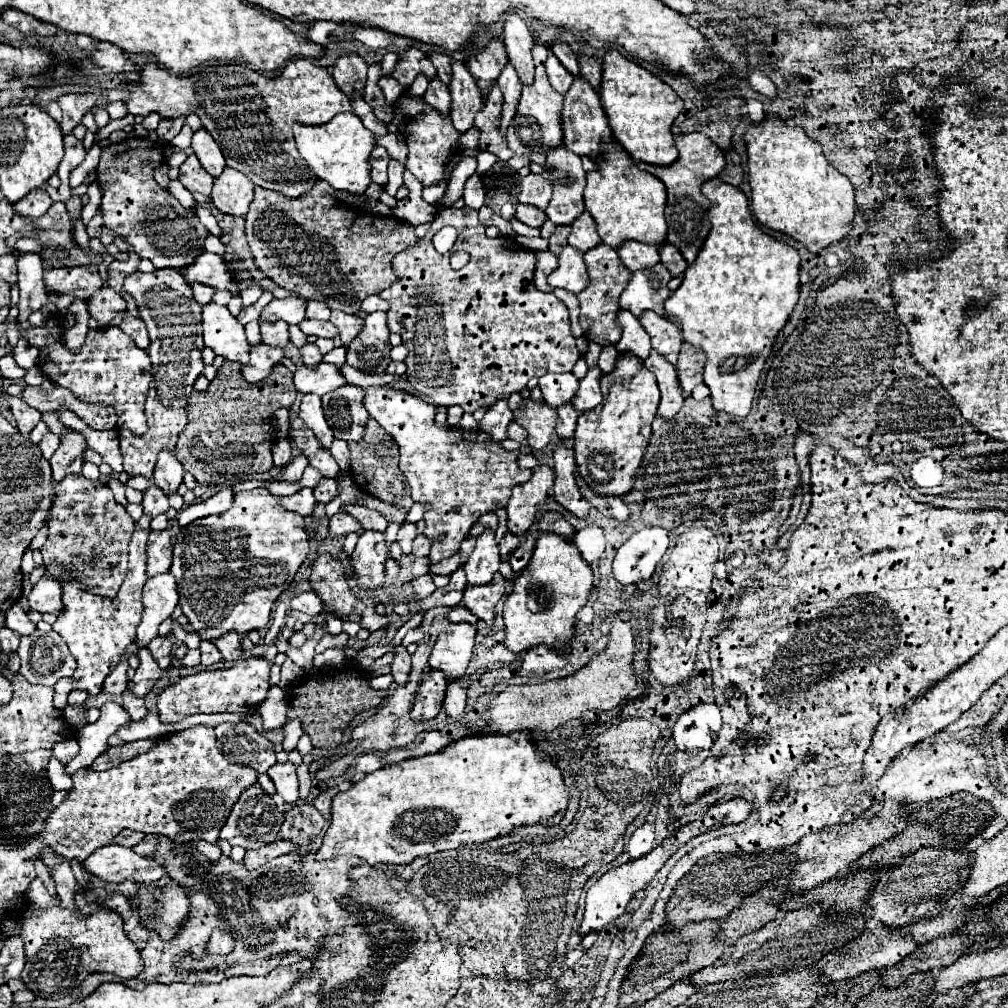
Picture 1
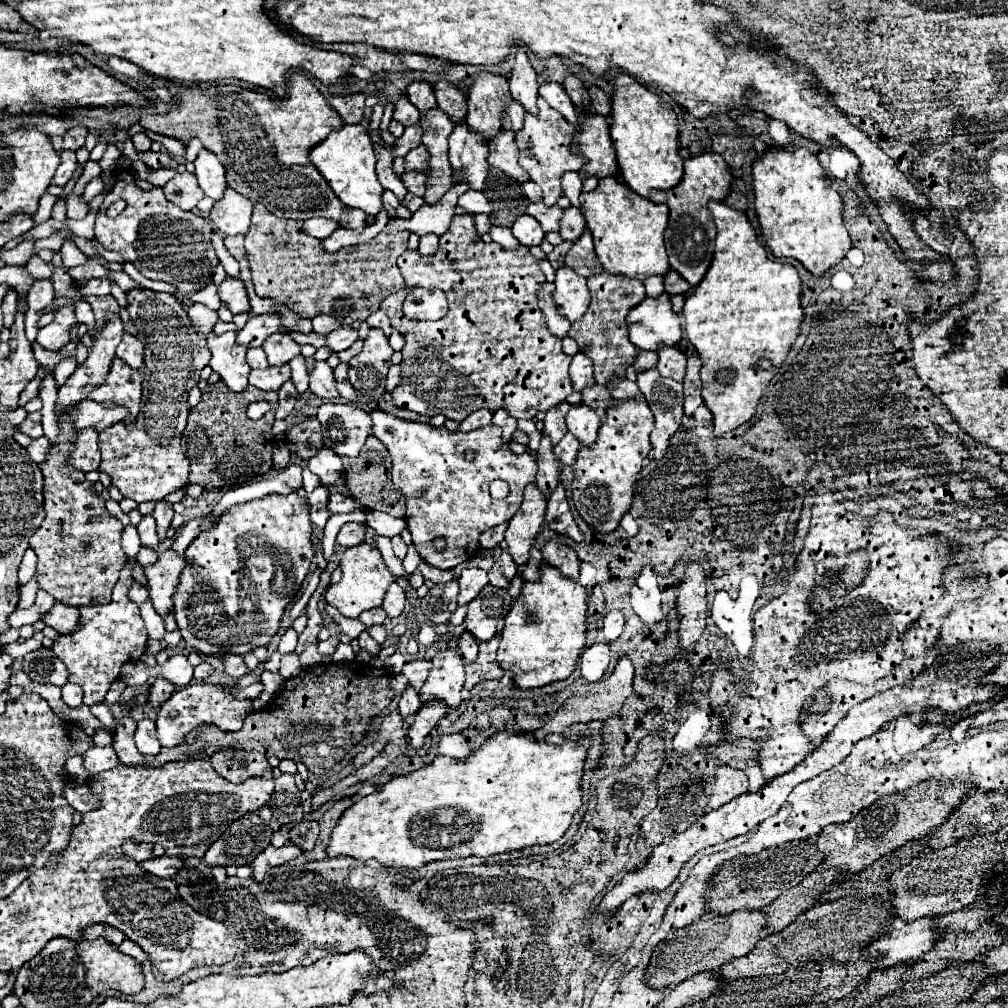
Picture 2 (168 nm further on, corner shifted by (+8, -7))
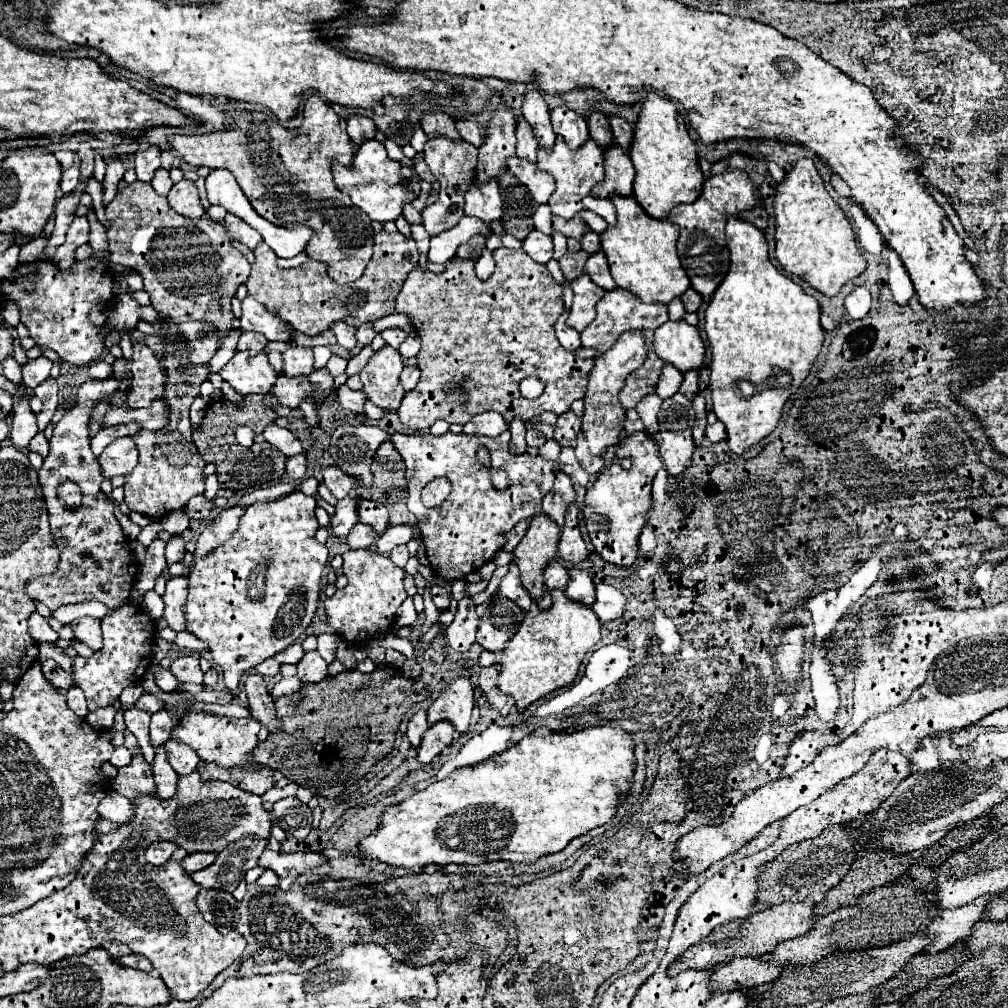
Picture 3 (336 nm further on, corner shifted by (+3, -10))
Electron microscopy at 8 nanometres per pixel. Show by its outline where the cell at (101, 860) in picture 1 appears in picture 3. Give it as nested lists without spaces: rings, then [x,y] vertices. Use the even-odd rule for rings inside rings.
[[[191,853],[181,861],[181,867],[191,875],[203,867],[209,867],[215,861],[215,853]]]

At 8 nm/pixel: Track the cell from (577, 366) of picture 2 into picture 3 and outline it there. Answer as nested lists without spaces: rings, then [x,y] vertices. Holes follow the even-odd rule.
[[[639,331],[623,333],[617,339],[617,345],[613,345],[609,351],[595,357],[593,371],[589,373],[587,393],[583,397],[585,415],[583,415],[583,425],[581,425],[581,429],[585,433],[585,439],[587,439],[587,445],[589,445],[593,455],[601,455],[607,447],[617,445],[617,441],[621,441],[621,437],[625,435],[625,429],[623,429],[625,409],[621,407],[617,395],[625,385],[625,377],[631,371],[639,369],[645,357],[647,357],[647,349],[645,349],[645,343],[643,343],[643,335]]]

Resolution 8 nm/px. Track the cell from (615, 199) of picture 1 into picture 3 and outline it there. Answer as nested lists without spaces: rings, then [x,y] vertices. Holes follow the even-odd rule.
[[[611,195],[609,201],[617,209],[617,223],[607,225],[601,233],[601,251],[605,253],[611,275],[621,289],[631,291],[645,303],[669,303],[673,297],[679,297],[689,289],[689,277],[679,263],[679,255],[675,249],[679,227],[669,219],[653,219],[645,213],[641,205],[635,203],[633,195]]]

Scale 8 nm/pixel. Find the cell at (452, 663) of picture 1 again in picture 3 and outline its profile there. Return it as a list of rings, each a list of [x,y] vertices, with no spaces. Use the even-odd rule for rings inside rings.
[[[457,675],[445,685],[439,697],[433,699],[433,703],[427,709],[427,719],[429,723],[447,719],[455,725],[459,733],[467,733],[471,709],[473,709],[473,687],[467,677]]]

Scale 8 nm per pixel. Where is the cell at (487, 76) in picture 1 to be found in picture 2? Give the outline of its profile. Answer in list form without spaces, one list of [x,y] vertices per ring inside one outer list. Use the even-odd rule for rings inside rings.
[[[480,74],[468,92],[466,124],[470,132],[482,134],[488,142],[502,130],[504,110],[510,106],[512,96],[504,76]]]

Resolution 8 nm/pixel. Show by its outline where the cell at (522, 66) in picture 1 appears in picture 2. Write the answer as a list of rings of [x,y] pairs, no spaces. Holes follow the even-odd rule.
[[[516,48],[516,60],[514,60],[514,70],[512,76],[508,78],[510,82],[510,92],[512,98],[516,102],[520,102],[524,106],[526,112],[530,114],[538,114],[538,78],[536,78],[536,70],[532,68],[526,52],[522,48]]]

